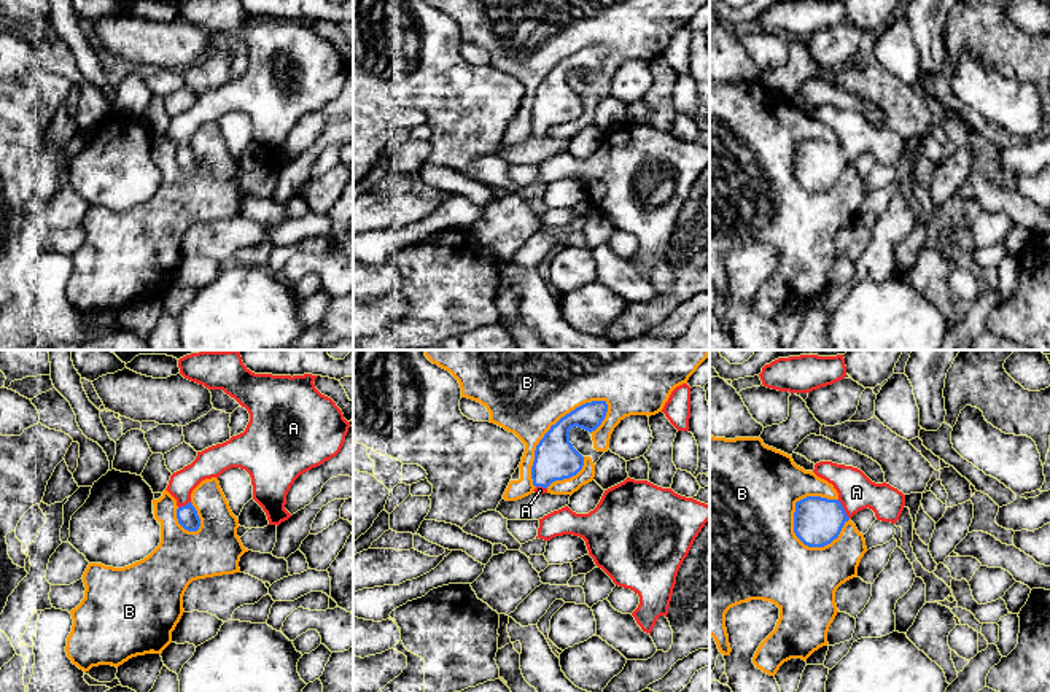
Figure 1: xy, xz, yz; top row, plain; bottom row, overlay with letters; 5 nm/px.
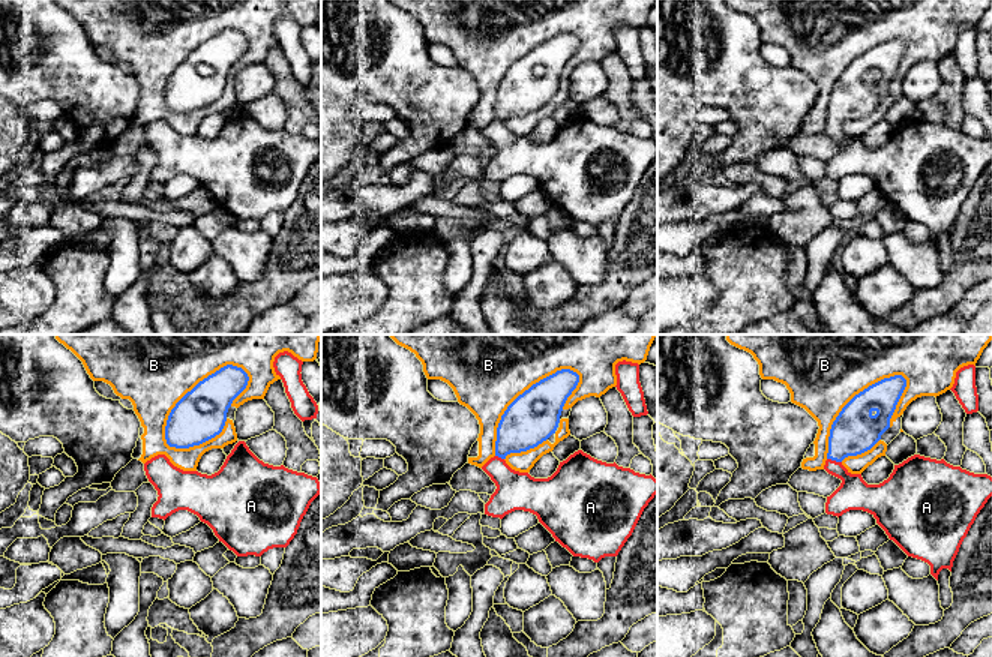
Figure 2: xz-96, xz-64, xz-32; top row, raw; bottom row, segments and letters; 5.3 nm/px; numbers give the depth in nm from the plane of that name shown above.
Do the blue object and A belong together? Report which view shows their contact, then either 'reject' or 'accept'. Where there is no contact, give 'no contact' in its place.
meets blue in yz; accept

